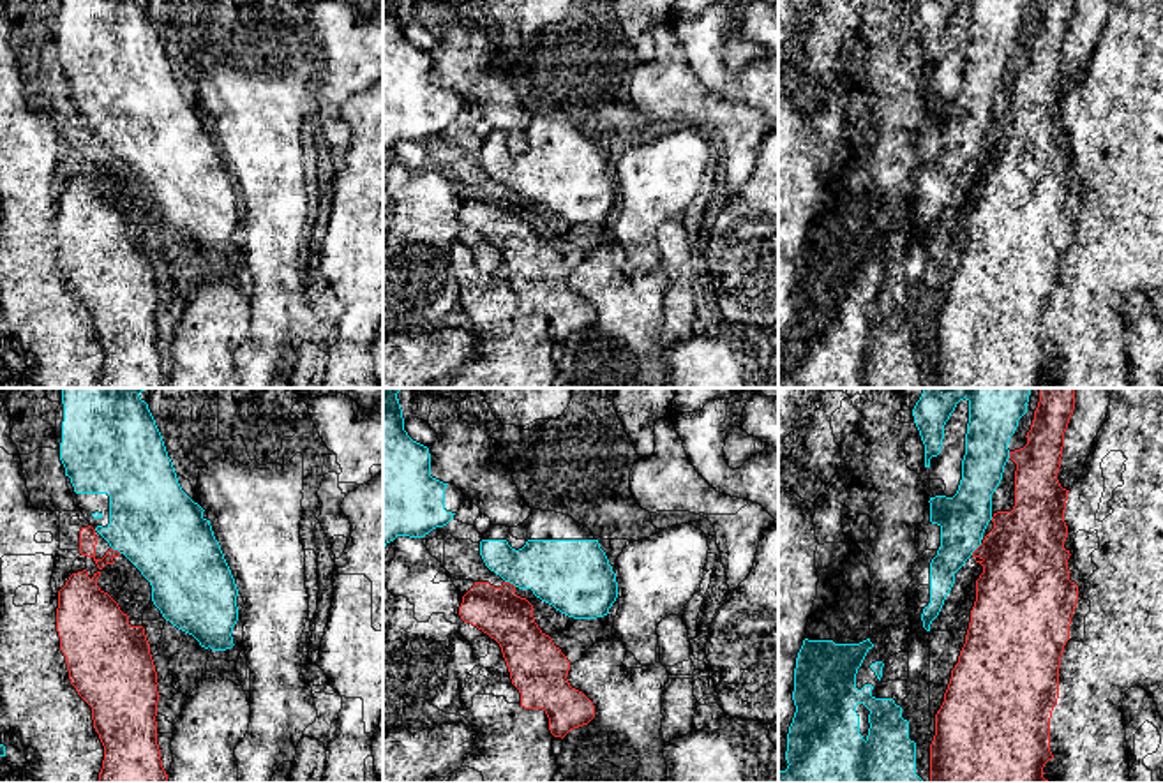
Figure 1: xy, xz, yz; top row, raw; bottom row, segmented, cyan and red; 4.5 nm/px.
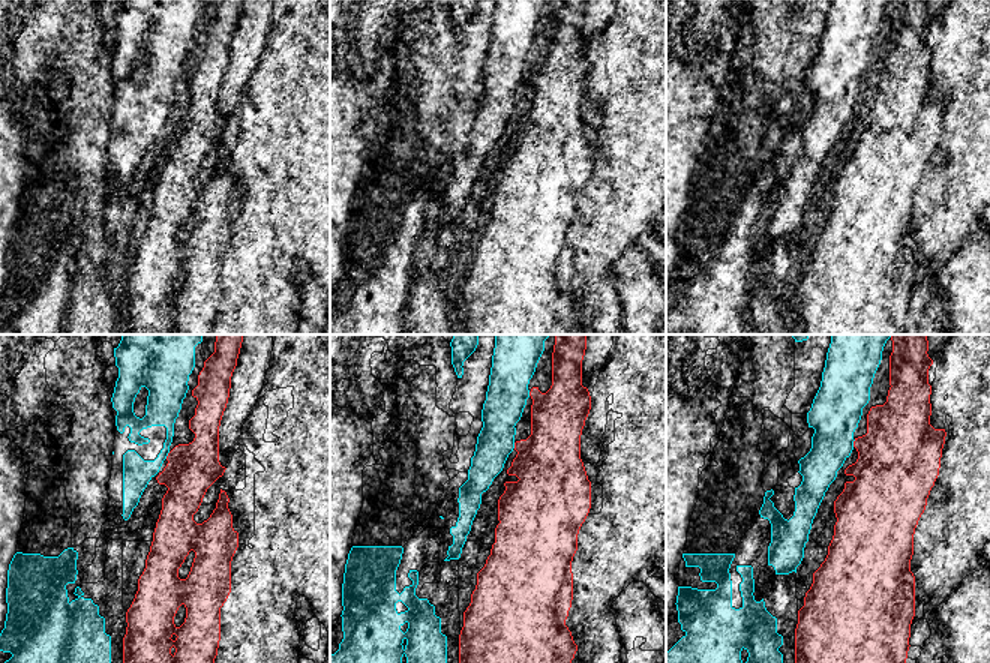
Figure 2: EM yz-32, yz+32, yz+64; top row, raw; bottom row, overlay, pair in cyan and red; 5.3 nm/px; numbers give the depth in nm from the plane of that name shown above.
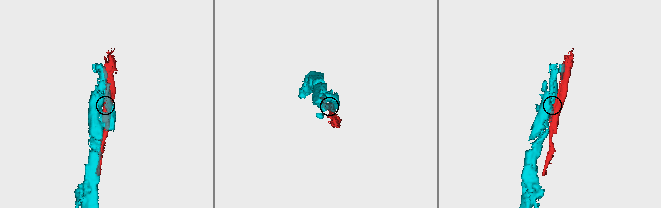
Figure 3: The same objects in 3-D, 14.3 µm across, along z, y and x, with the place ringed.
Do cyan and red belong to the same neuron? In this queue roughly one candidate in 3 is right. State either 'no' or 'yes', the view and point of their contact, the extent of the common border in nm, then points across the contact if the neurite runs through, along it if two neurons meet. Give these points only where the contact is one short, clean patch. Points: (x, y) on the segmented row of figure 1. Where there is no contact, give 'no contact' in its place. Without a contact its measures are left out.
no; contact yz (976, 547); length 80 nm

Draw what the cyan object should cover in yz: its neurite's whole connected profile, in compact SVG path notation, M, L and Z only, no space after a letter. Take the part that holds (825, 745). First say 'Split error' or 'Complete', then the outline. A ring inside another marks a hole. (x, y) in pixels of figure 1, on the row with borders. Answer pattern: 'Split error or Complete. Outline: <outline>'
Complete. Outline: M870 638L859 644L835 644L833 640L803 640L796 658L792 700L796 712L787 734L787 769L778 771L778 783L923 783L916 774L916 742L909 739L909 721L893 698L875 698L874 686L856 688L856 674L867 652L874 647ZM863 704L868 714L868 735L859 734L856 705Z

